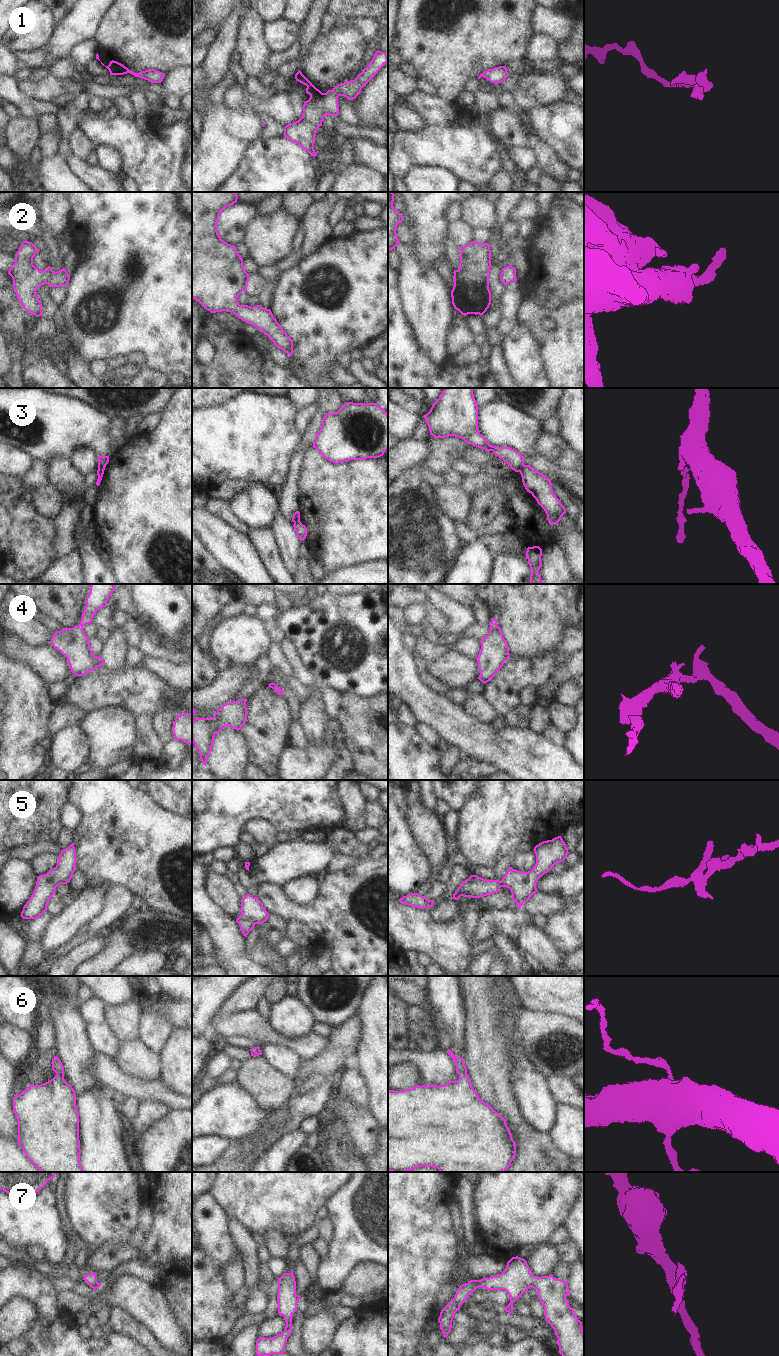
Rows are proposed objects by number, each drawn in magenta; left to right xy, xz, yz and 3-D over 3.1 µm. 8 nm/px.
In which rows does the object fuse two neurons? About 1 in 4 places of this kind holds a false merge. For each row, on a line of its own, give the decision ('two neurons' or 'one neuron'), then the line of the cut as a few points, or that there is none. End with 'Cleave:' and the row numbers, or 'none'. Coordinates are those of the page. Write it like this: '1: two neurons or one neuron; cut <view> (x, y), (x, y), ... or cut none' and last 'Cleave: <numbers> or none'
1: one neuron; cut none
2: one neuron; cut none
3: two neurons; cut yz (524, 465), (520, 472)
4: one neuron; cut none
5: one neuron; cut none
6: one neuron; cut none
7: one neuron; cut none
Cleave: 3

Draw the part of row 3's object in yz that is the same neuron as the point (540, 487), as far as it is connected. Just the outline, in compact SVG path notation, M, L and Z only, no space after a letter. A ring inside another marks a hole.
M524 465L520 474L525 489L544 509L549 524L557 524L566 513L566 509L554 494L550 479L530 465Z

